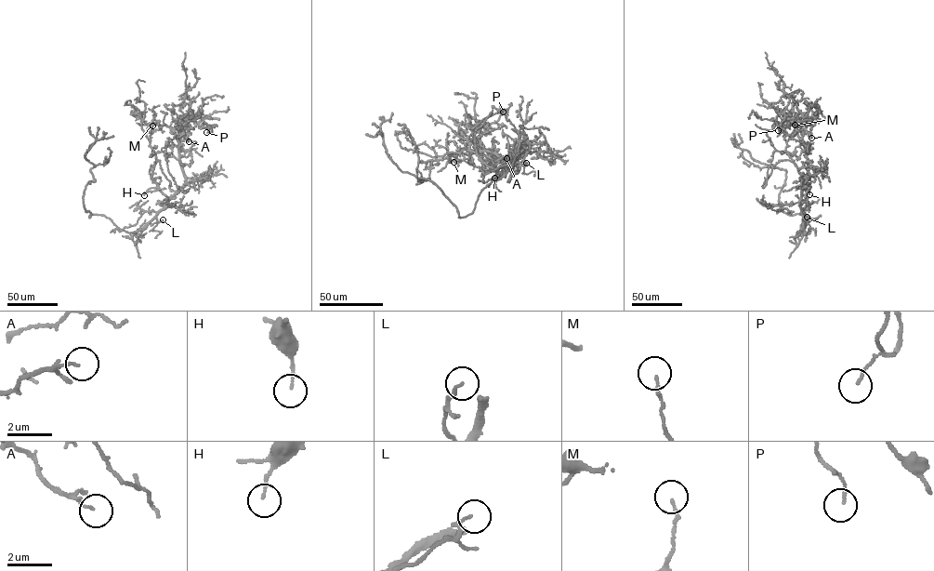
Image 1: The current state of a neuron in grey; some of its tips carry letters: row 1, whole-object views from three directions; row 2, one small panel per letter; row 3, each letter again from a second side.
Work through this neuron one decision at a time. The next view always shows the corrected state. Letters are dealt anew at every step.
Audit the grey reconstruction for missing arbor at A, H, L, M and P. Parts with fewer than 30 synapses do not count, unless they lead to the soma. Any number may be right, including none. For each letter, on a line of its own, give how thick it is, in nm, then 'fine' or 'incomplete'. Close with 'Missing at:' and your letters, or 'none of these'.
A: 90 nm | fine
H: 100 nm | fine
L: 120 nm | incomplete
M: 100 nm | fine
P: 110 nm | fine
Missing at: L

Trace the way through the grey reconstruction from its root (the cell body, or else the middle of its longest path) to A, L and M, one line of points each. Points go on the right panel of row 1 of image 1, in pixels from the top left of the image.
A: (804, 232), (801, 230), (804, 221), (800, 205), (808, 166), (802, 141), (805, 129), (811, 138)
L: (804, 232), (801, 230), (802, 217), (806, 220), (807, 217)
M: (804, 232), (800, 205), (808, 163), (795, 125)

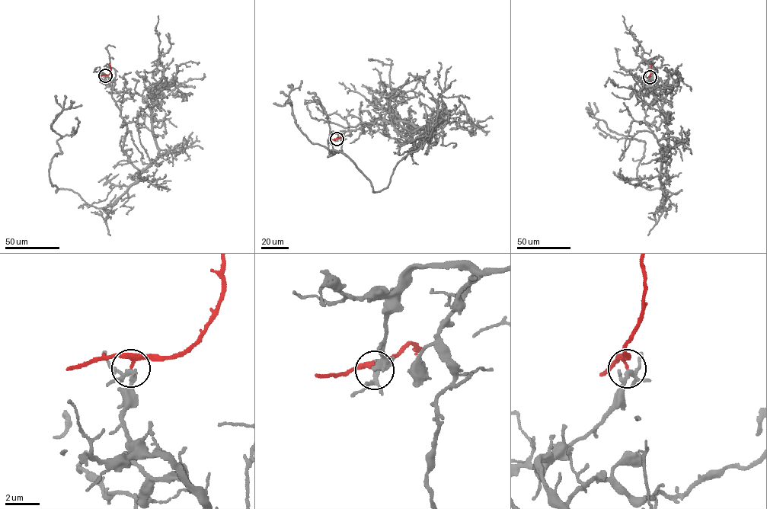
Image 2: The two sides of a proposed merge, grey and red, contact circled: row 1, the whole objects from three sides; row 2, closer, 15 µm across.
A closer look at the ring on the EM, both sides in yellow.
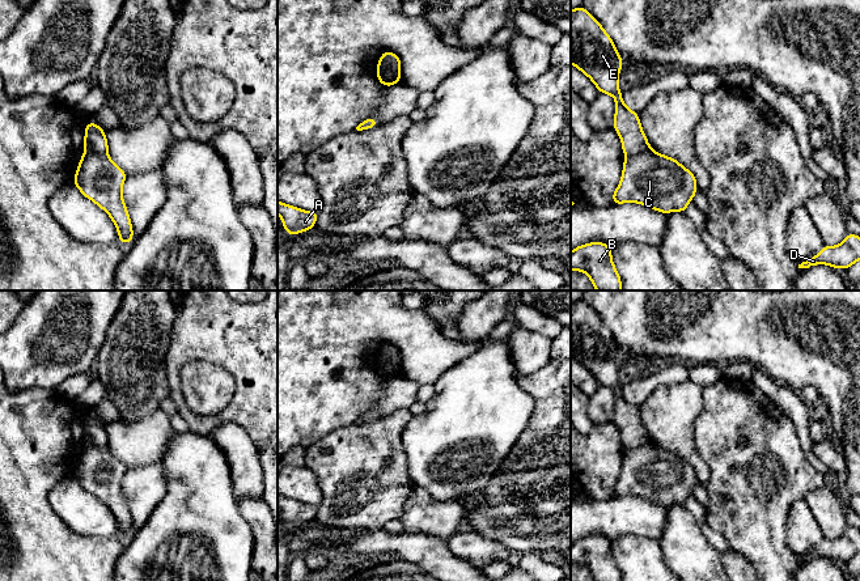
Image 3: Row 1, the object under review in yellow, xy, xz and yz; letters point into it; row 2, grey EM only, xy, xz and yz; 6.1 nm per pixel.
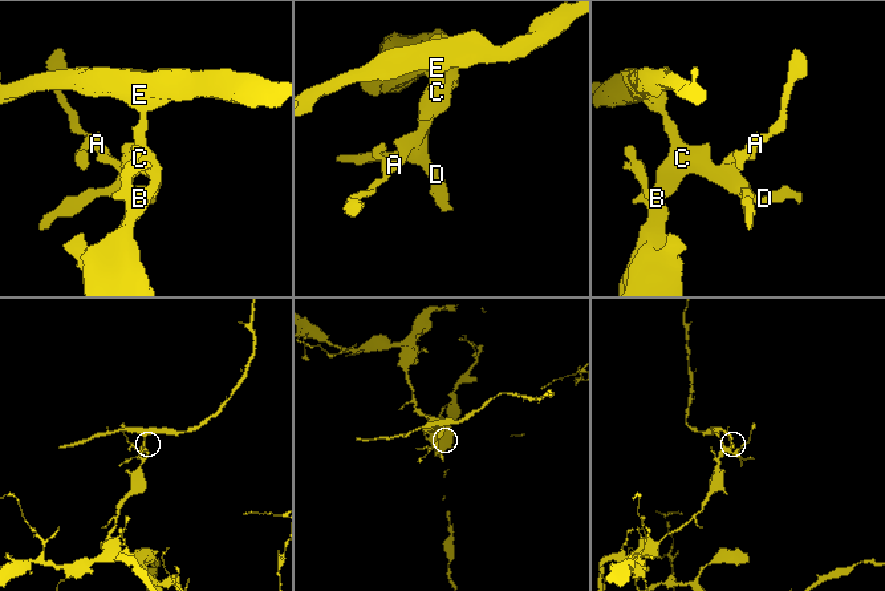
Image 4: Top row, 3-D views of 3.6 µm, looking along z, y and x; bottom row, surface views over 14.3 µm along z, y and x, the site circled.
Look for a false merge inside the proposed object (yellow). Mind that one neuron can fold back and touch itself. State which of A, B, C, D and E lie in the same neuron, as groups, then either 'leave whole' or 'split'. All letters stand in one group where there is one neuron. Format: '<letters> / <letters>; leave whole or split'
A B C D / E; split

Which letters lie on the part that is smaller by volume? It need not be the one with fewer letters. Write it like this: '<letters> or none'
E

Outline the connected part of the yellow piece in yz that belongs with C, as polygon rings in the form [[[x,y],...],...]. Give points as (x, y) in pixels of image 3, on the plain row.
[[[648,442],[624,453],[611,496],[632,495],[666,508],[672,504],[685,506],[696,482],[698,476],[689,462],[674,451]]]

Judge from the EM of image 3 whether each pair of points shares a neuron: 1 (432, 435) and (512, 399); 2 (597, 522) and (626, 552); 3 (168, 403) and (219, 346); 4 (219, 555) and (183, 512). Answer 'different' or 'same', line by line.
1: same
2: different
3: different
4: same

